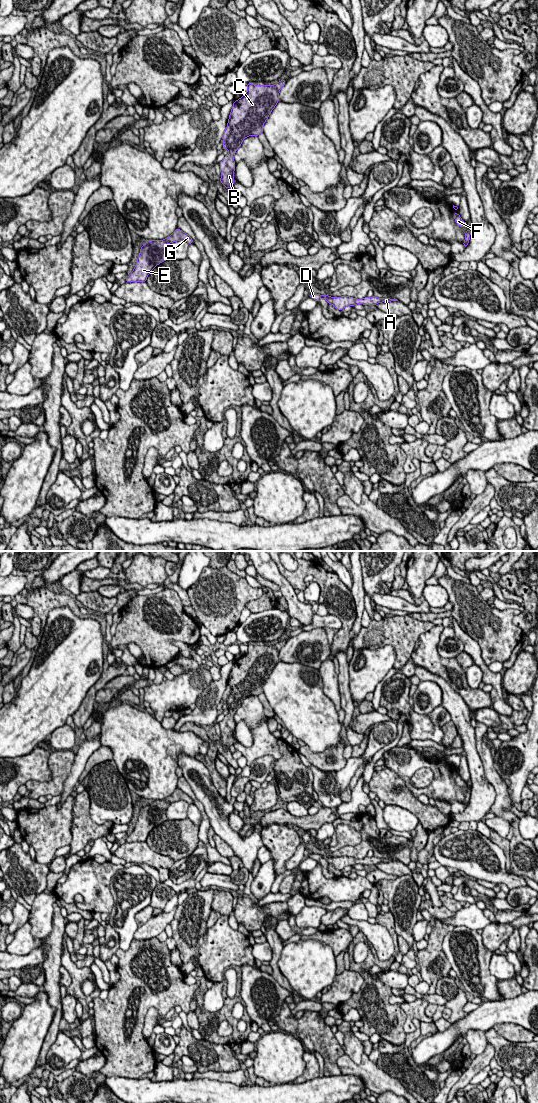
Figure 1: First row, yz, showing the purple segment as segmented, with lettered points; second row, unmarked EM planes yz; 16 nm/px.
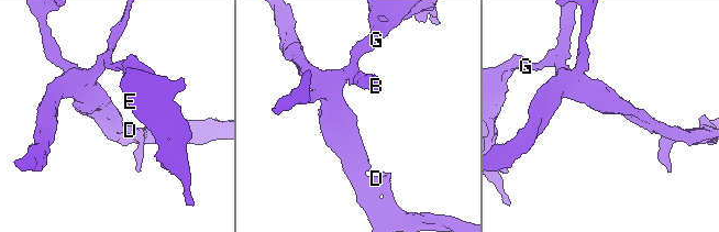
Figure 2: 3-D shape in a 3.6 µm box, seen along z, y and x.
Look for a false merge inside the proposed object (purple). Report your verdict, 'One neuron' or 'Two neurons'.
One neuron

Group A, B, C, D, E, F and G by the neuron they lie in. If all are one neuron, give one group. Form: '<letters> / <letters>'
A B C D E F G

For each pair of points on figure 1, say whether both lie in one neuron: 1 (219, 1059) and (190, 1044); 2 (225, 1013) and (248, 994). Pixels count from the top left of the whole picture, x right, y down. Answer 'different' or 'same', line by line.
1: same
2: different

